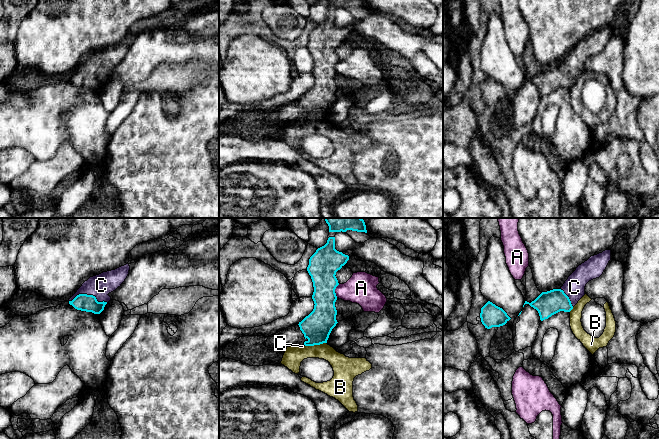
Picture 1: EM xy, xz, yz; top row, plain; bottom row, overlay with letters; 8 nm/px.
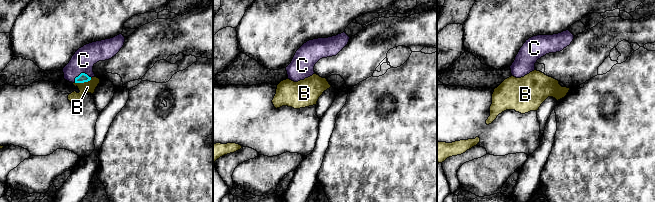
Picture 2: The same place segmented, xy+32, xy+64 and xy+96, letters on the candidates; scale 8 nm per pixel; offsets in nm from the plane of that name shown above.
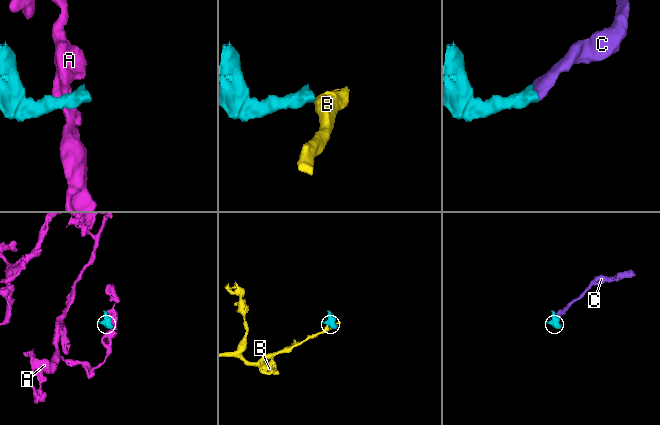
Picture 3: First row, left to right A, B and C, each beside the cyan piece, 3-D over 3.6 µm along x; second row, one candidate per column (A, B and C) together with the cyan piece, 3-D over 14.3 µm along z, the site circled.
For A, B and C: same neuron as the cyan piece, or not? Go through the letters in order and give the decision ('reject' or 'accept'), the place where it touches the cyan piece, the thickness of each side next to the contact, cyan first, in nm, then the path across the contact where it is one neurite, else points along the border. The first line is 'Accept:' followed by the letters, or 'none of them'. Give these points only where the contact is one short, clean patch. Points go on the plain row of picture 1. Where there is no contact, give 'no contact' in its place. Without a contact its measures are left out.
Accept: C
A: reject | xz (334, 67) | 240/240 nm | along xz (339, 60), (335, 65), (336, 73)
B: reject | xz (315, 120) | 240/160 nm | along xz (326, 118), (304, 121)
C: accept | xy (89, 71) | 140/180 nm | across xy (83, 78), (89, 71), (101, 61)

